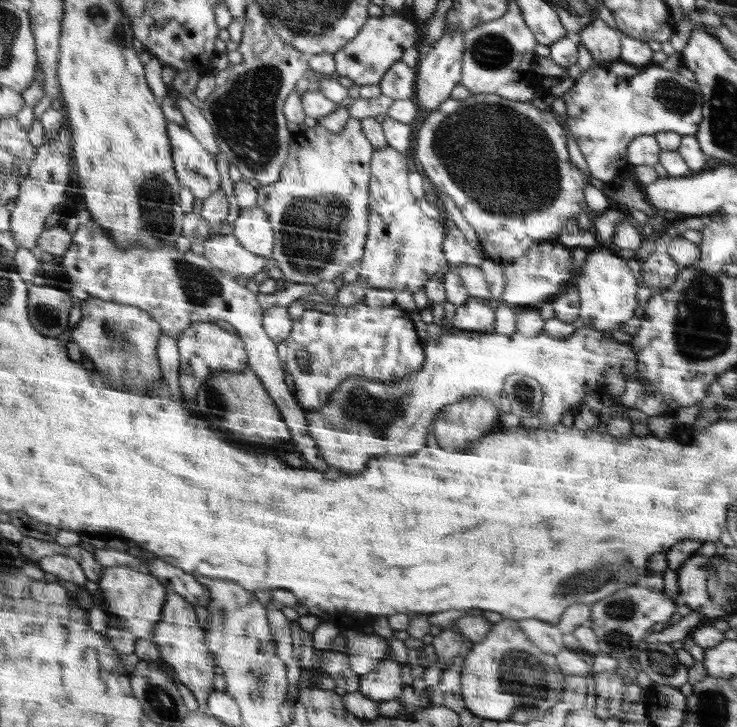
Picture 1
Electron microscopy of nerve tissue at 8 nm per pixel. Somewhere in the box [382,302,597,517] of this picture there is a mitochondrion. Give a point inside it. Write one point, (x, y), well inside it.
(523, 391)

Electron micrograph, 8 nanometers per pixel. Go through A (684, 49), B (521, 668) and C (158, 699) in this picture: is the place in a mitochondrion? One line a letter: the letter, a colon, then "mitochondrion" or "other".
A: other
B: mitochondrion
C: mitochondrion

